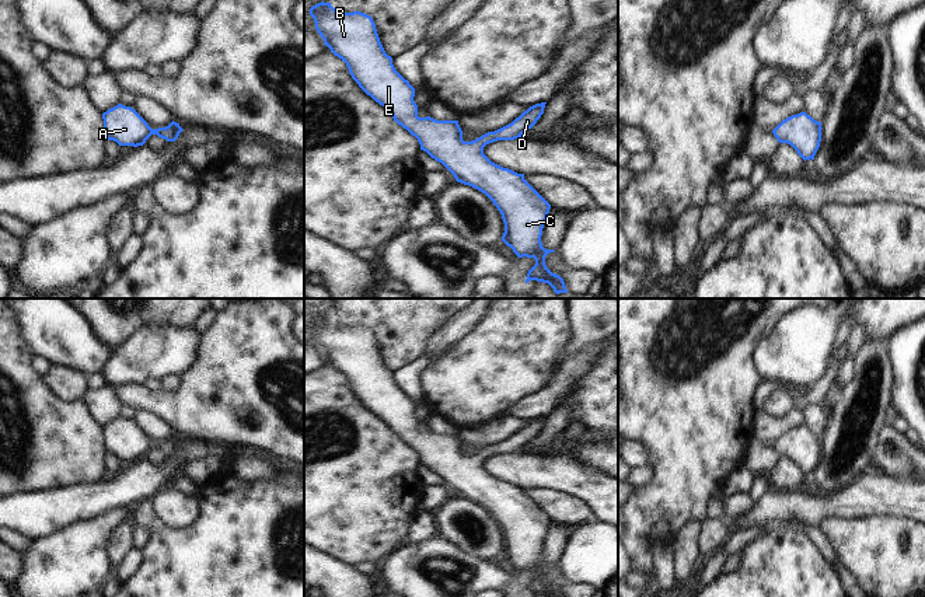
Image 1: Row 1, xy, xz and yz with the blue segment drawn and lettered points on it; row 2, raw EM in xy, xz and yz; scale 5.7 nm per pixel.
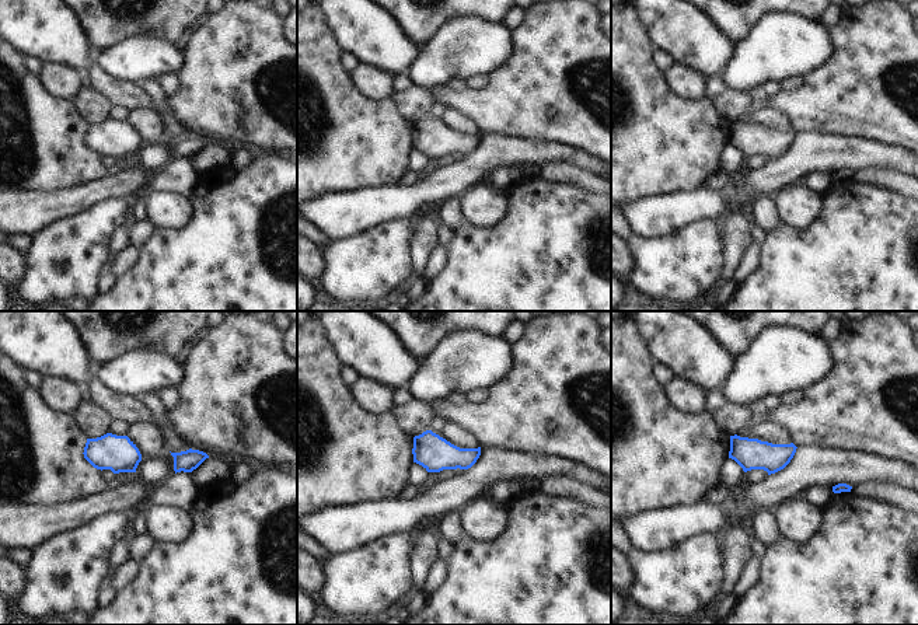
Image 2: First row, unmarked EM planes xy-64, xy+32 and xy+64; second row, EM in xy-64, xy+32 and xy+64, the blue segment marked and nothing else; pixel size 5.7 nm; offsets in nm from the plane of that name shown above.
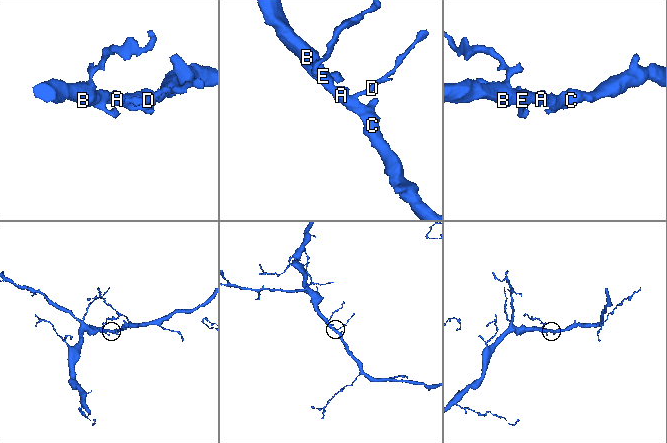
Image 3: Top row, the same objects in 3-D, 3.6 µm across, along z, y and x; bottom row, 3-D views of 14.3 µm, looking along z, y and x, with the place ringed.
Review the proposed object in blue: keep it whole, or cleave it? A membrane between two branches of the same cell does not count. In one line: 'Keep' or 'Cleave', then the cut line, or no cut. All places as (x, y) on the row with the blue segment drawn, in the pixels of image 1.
Keep. No split

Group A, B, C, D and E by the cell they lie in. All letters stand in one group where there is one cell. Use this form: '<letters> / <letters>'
A B C D E

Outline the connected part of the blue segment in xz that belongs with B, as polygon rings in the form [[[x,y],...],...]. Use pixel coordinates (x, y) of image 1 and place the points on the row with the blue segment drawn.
[[[324,1],[313,6],[310,15],[314,18],[315,29],[324,39],[325,46],[346,63],[352,78],[359,87],[383,105],[398,125],[418,139],[420,150],[441,163],[454,175],[457,182],[481,191],[493,202],[505,223],[502,241],[519,258],[527,256],[535,259],[535,265],[527,273],[526,283],[537,280],[548,283],[556,294],[568,293],[563,279],[552,273],[545,265],[545,256],[549,252],[555,252],[554,249],[545,249],[541,242],[544,223],[551,205],[524,179],[524,174],[503,168],[484,154],[484,147],[489,143],[521,137],[541,118],[547,102],[530,107],[512,123],[495,132],[488,132],[472,142],[464,142],[458,121],[436,121],[430,116],[418,116],[418,105],[413,101],[415,88],[395,70],[392,57],[385,53],[370,15],[360,11],[338,11],[331,3]]]

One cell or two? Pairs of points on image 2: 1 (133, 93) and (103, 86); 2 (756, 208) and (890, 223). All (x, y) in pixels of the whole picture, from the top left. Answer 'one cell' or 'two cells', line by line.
1: one cell
2: two cells

